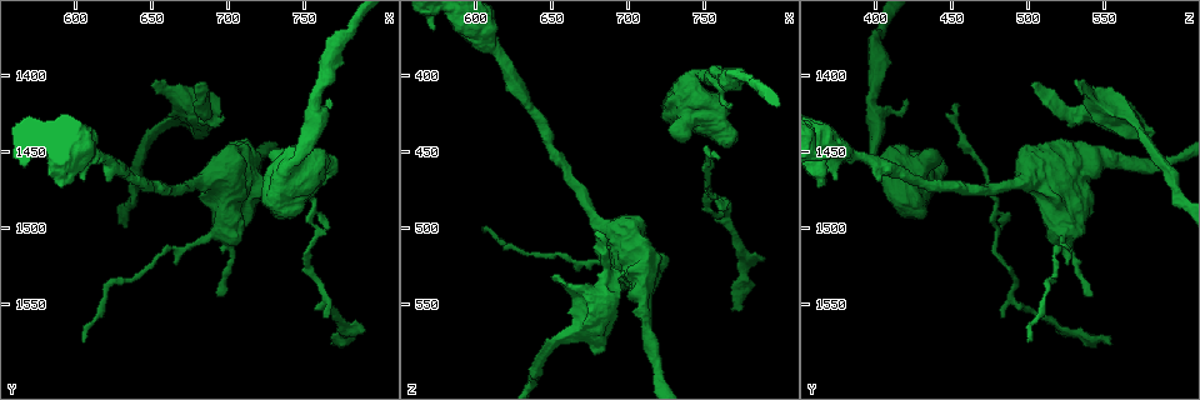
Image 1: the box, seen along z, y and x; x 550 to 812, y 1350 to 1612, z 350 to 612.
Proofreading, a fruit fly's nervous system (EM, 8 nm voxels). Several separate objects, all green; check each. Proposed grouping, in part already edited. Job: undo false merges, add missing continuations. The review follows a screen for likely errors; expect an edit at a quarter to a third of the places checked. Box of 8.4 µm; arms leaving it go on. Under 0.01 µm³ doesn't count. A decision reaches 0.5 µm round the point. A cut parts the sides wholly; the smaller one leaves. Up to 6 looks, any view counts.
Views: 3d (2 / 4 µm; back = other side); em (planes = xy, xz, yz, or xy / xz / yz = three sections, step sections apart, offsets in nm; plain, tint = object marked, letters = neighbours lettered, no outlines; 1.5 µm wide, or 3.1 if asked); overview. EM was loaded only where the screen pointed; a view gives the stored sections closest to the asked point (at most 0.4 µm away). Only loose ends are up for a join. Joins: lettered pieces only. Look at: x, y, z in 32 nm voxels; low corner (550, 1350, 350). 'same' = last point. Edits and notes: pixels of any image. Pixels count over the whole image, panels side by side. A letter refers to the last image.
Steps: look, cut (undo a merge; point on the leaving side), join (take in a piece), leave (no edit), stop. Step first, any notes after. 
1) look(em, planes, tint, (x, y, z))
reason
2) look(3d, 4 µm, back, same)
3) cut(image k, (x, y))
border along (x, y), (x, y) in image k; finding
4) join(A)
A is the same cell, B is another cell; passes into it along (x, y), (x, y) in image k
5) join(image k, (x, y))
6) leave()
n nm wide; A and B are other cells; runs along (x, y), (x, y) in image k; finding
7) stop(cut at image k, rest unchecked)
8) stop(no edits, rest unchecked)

look(em, planes, tint, (702, 1446, 498))
stops while still wide

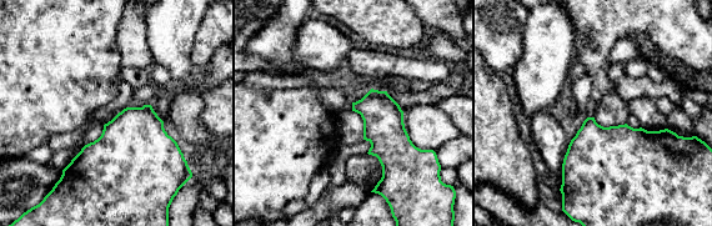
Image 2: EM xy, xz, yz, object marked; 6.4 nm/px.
look(em, planes, letters, same)

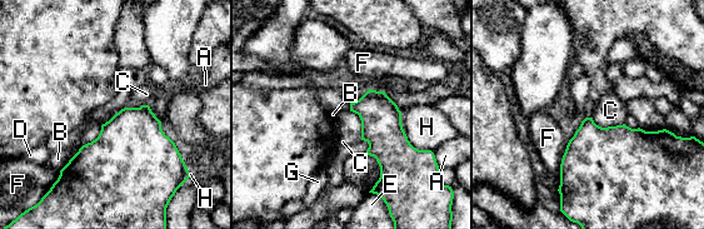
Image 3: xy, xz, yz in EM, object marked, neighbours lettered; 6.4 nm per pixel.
leave()
B touches over 320 nm; A, B, C, D, E, F, G and H are other cells; border along (592, 117), (602, 127), (624, 123) in image 3; no lettered piece goes on from it

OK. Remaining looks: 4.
look(em, yz, step 8, letters, (734, 1492, 432))
free end

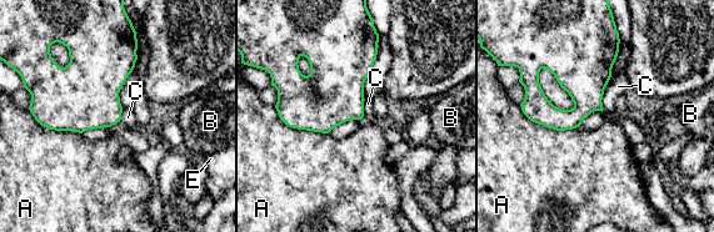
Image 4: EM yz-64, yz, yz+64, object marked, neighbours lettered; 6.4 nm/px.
leave()
A, B, C and E are other cells; border along (609, 81), (602, 100), (603, 109) in image 4; no lettered piece goes on from it

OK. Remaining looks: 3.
look(em, planes, letters, (676, 1434, 582))
free end

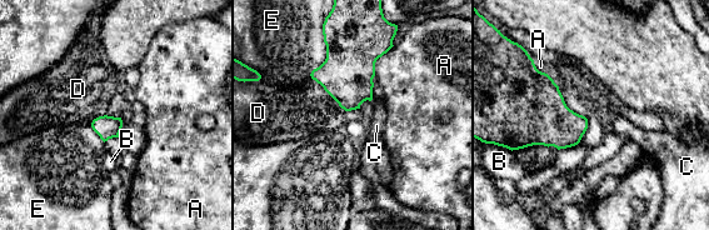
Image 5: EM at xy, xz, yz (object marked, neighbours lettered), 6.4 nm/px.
leave()
A, B, C, D and E are other cells; none of them fits

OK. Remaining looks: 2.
stop(no edits, rest unchecked)

